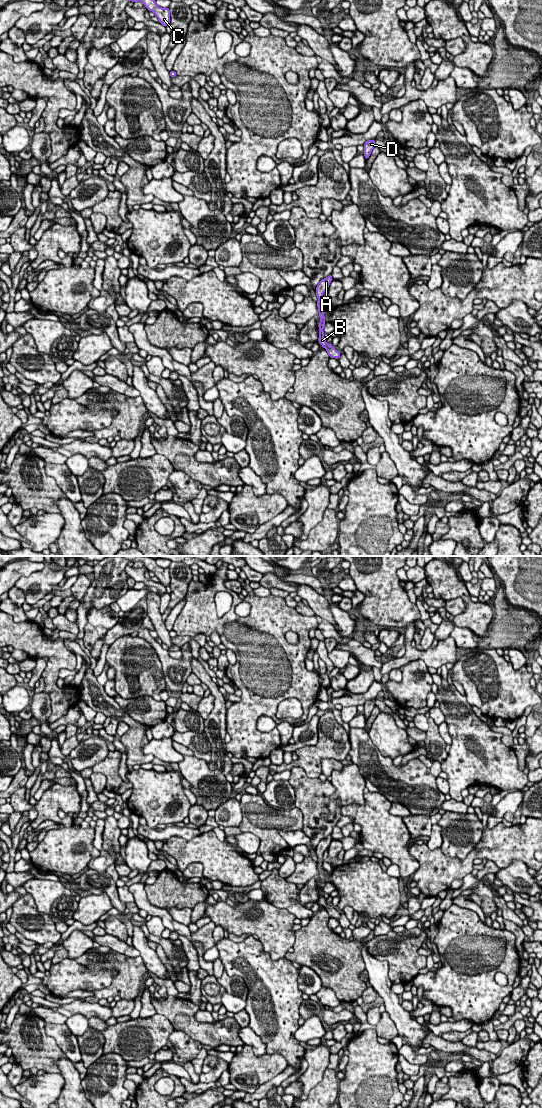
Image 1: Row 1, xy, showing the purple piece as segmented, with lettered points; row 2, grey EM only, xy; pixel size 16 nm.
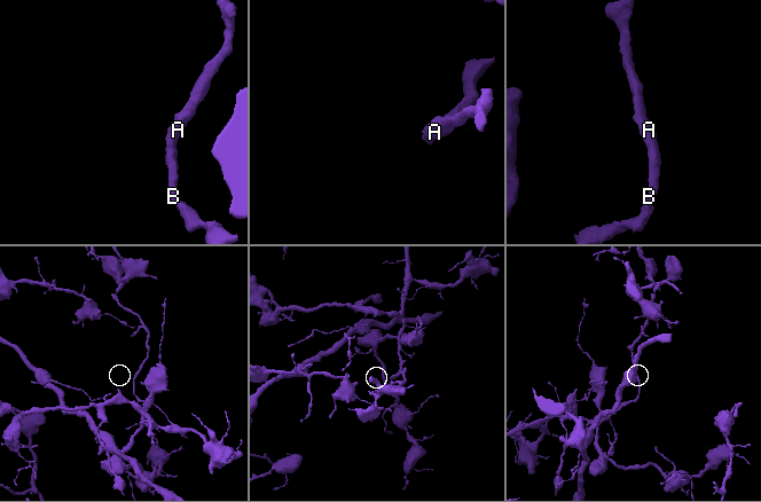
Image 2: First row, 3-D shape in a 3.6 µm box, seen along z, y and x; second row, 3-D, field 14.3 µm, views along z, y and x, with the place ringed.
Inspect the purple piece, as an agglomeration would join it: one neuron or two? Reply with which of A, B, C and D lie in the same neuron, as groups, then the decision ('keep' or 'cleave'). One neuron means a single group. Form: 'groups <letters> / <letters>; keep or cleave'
groups A B C D; keep

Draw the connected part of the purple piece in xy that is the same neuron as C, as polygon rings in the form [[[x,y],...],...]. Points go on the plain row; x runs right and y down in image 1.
[[[121,556],[129,561],[137,562],[141,561],[148,571],[152,571],[155,576],[158,578],[160,584],[163,586],[170,585],[170,570],[168,568],[159,567],[155,560],[149,556]]]

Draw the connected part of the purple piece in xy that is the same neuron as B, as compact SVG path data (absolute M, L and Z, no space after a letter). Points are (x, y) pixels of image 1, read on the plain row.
M330 834L328 837L322 839L319 844L316 847L316 856L318 858L317 861L317 867L318 867L318 871L319 871L319 877L320 877L320 882L318 885L319 890L319 898L318 898L318 902L322 905L323 908L326 909L328 915L330 918L336 918L337 920L339 920L340 914L341 912L337 911L334 906L332 906L331 904L328 904L326 902L326 899L323 897L324 895L324 891L323 888L325 887L326 883L325 883L325 876L324 876L324 869L323 869L323 854L324 852L328 849L328 847L330 846L331 841L333 840L332 835Z

